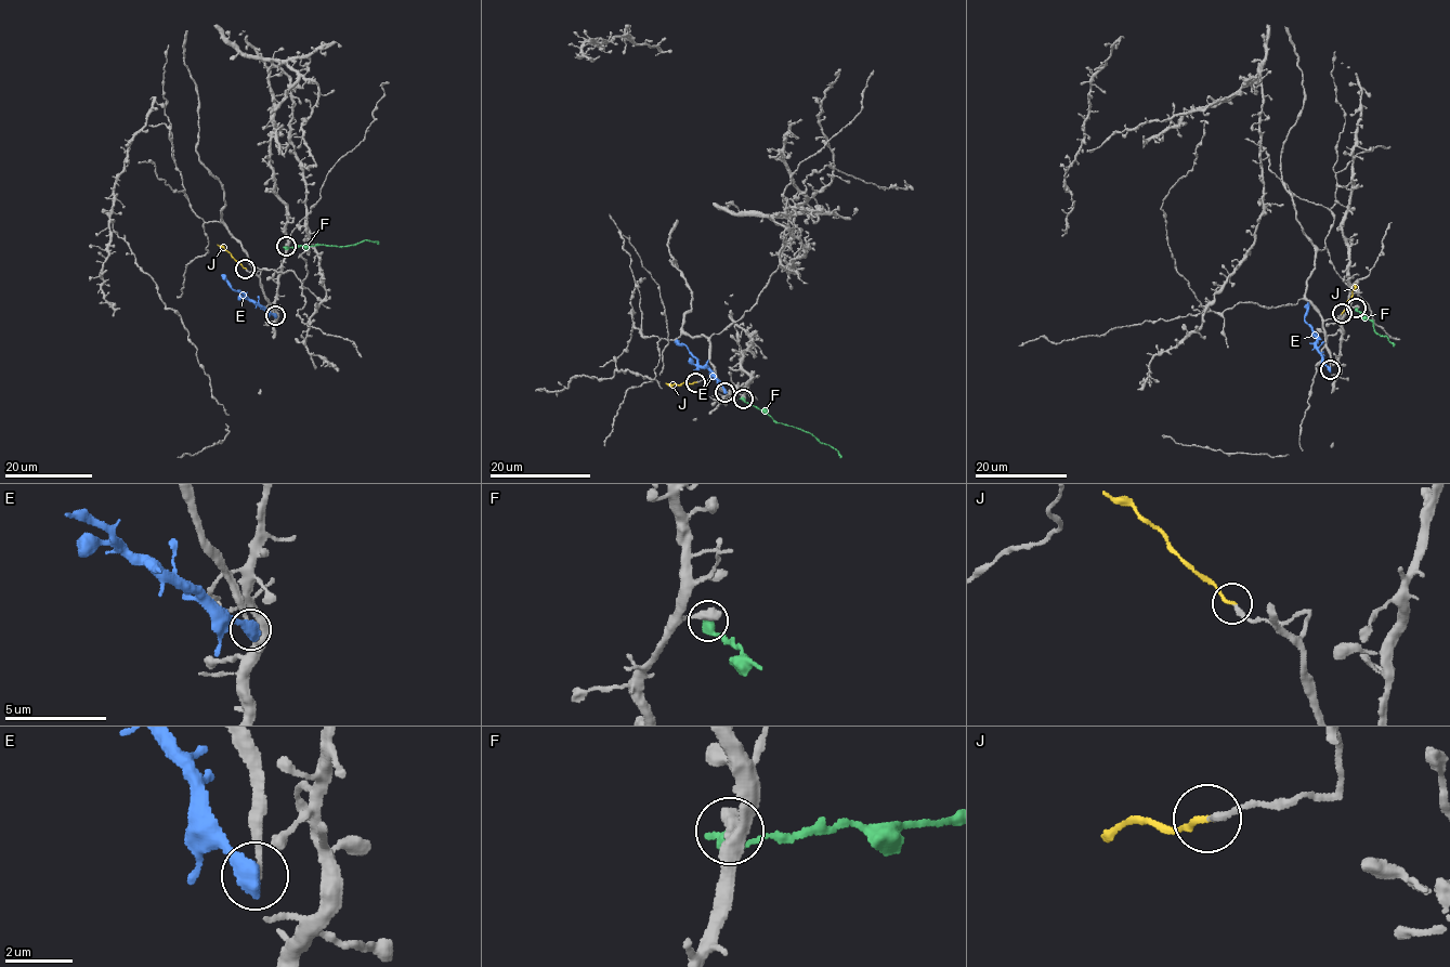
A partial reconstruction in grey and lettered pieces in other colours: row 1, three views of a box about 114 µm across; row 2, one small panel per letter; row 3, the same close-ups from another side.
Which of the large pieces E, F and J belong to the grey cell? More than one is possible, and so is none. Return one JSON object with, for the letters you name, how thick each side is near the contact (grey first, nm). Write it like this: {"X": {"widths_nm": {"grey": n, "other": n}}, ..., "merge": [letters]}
{"J": {"widths_nm": {"grey": 220, "other": 170}}, "merge": ["J"]}

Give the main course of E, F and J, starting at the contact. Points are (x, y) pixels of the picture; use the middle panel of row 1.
E: (724, 392), (686, 345), (675, 342)
F: (743, 399), (763, 409), (778, 422), (810, 432), (833, 446), (840, 458)
J: (695, 381), (671, 386), (666, 382)

